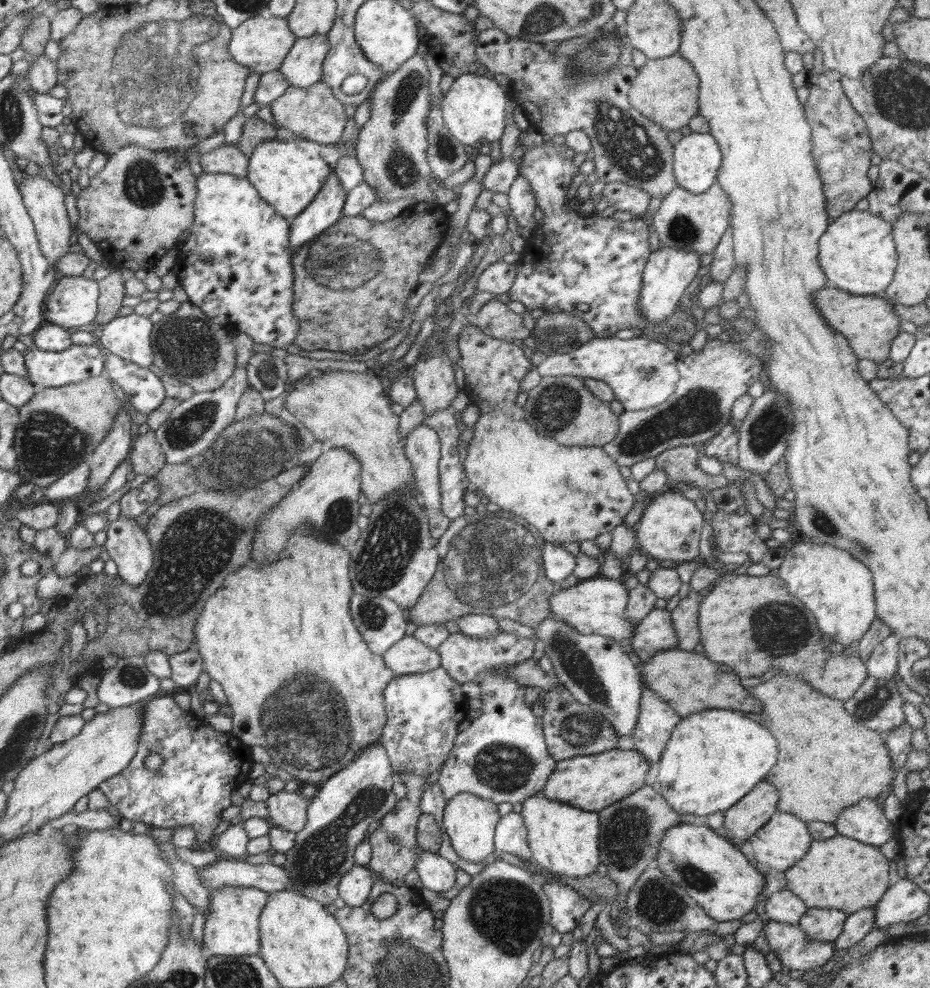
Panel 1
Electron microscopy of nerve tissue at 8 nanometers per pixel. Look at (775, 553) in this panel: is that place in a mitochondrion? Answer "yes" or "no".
no

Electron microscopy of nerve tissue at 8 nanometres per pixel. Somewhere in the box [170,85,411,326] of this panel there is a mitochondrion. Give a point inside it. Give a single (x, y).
(342, 260)

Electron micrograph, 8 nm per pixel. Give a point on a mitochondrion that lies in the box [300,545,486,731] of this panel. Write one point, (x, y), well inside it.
(372, 617)

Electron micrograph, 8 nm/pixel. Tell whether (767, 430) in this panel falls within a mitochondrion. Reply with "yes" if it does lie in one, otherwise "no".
yes

